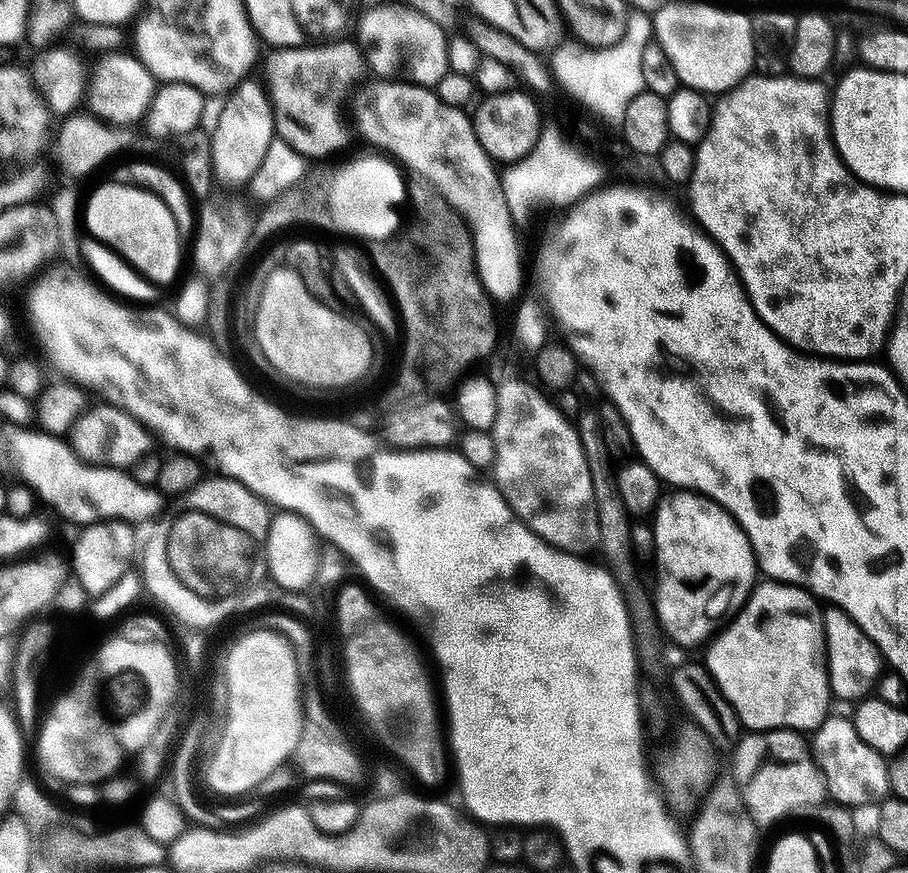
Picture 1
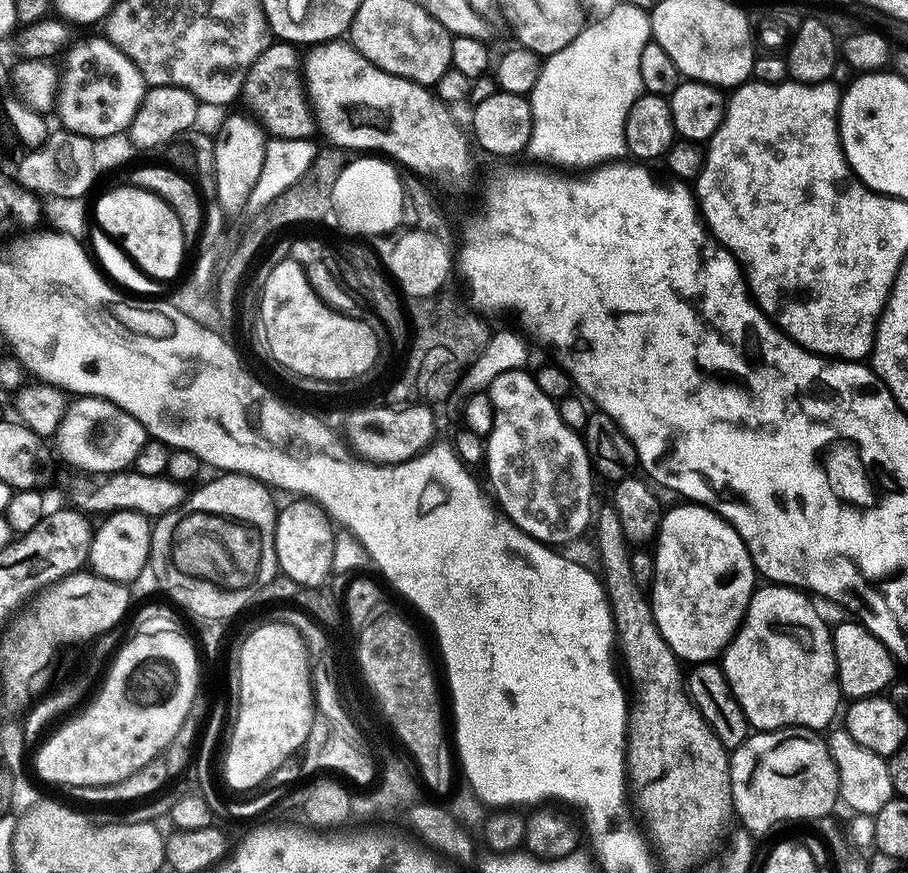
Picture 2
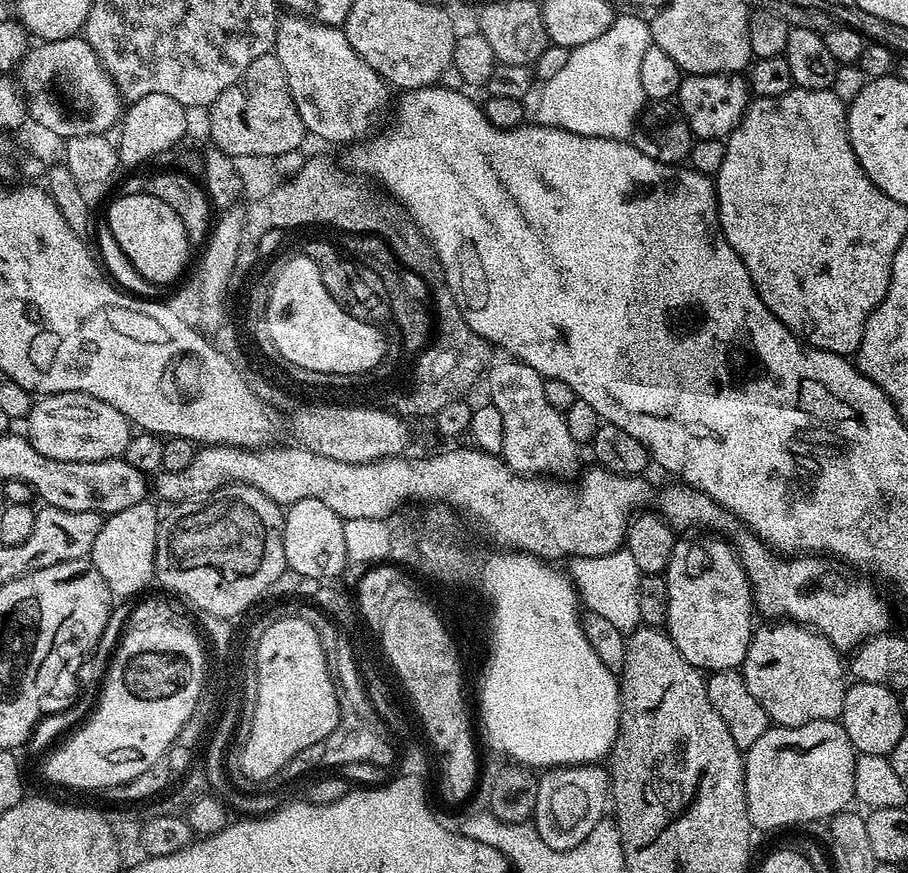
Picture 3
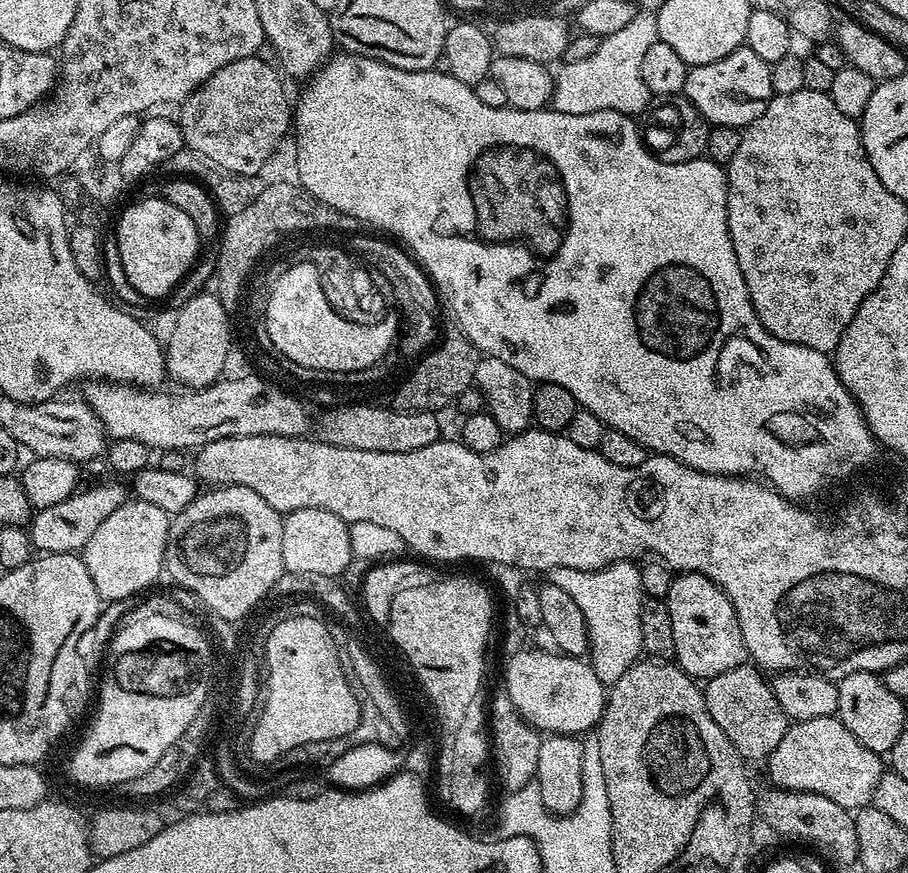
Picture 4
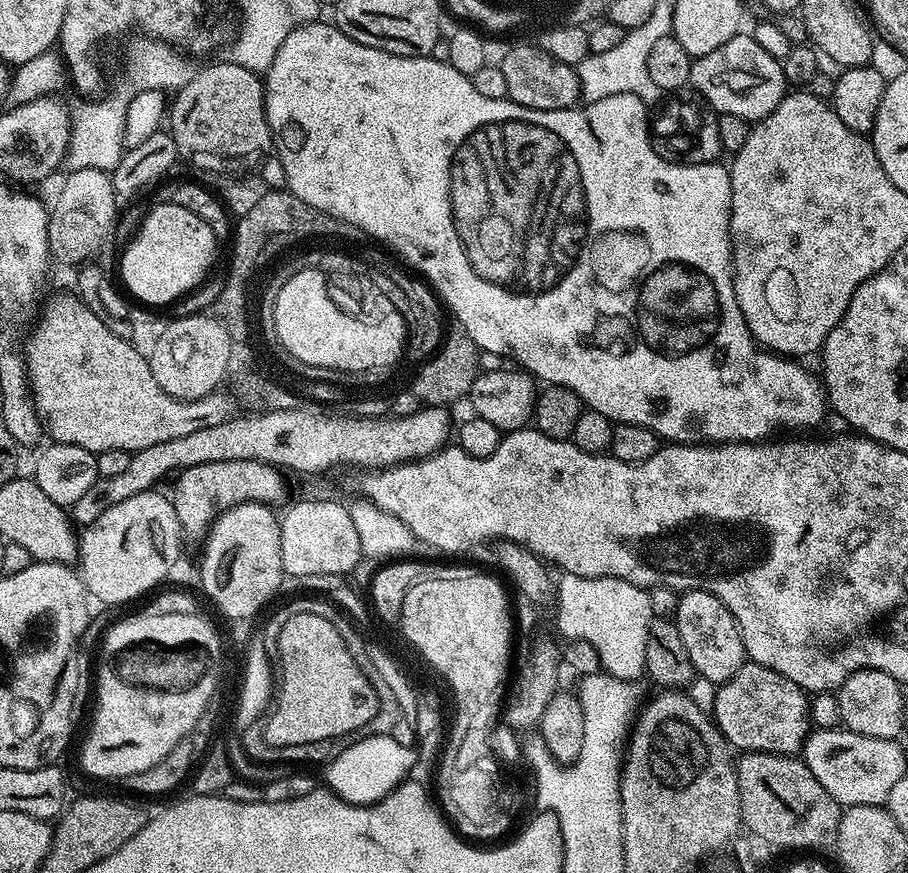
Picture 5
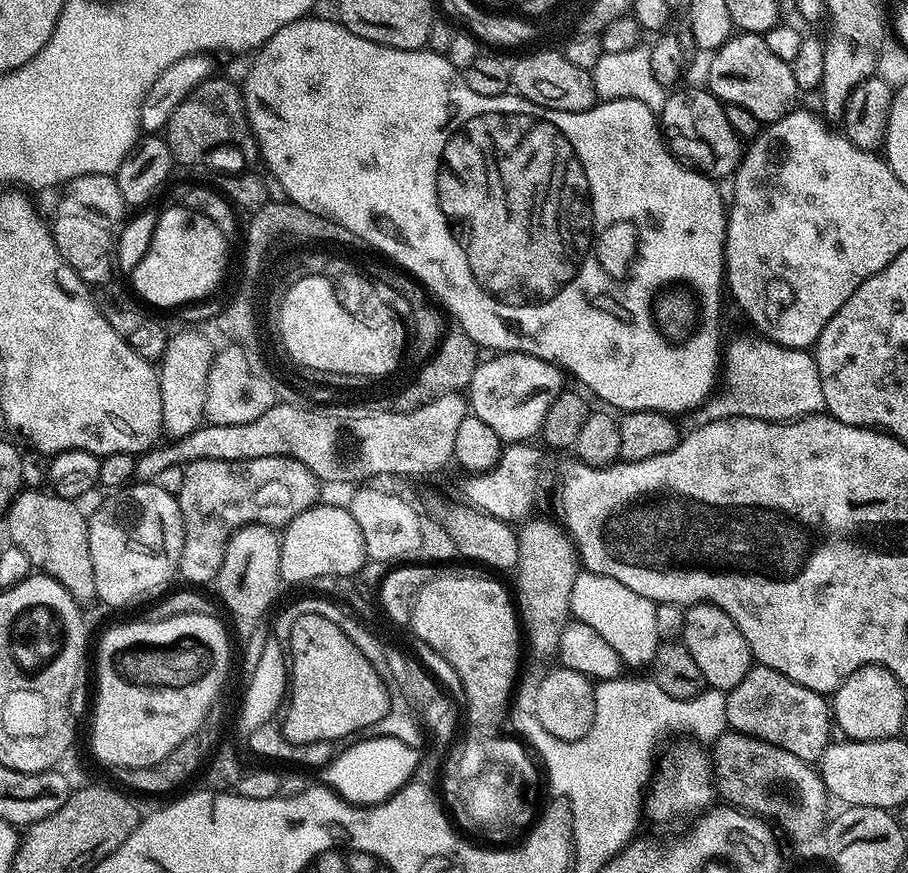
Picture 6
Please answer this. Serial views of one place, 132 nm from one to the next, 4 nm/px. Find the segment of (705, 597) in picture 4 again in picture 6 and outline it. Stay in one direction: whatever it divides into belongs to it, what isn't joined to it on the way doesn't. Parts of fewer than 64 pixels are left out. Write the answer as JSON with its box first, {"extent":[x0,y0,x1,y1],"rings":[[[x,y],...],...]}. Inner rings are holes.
{"extent":[682,604,754,690],"rings":[[[694,604],[684,608],[682,642],[686,650],[690,650],[690,658],[694,658],[698,670],[702,670],[702,678],[709,688],[727,690],[738,686],[738,682],[742,682],[754,667],[752,651],[746,646],[746,638],[742,638],[742,630],[734,626],[730,614],[713,604]]]}

